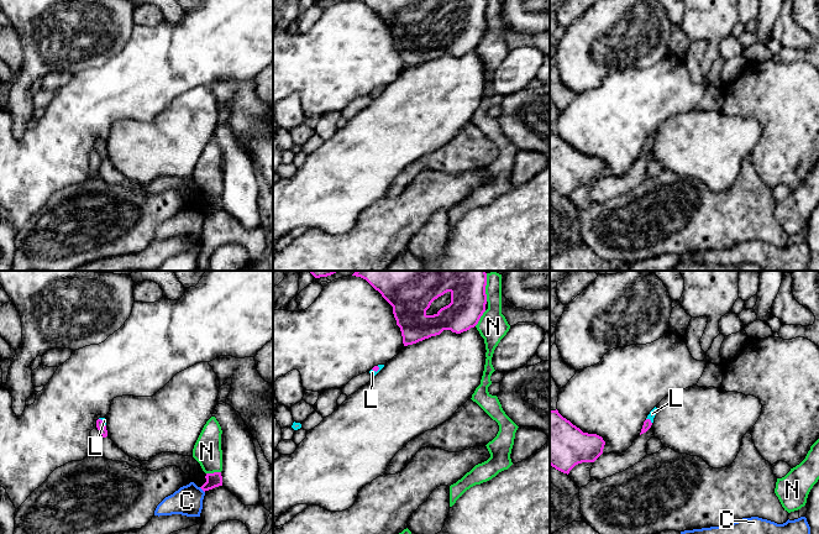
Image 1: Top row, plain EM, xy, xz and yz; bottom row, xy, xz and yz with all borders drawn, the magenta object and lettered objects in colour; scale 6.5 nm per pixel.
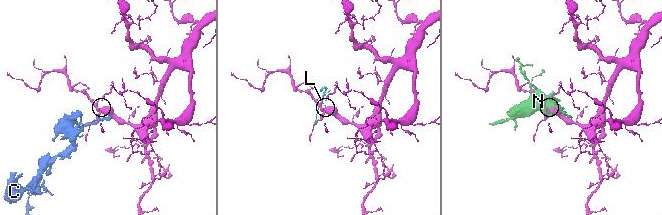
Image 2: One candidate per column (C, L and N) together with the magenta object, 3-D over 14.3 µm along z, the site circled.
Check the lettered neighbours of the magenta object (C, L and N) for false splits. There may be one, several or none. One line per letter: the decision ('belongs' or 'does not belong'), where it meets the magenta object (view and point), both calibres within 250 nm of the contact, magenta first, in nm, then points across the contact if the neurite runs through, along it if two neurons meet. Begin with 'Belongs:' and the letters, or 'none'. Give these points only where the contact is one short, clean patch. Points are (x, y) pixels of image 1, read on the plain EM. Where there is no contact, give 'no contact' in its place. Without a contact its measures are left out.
Belongs: L
C: does not belong | xy (201, 211) | 100/190 nm | along xy (199, 210), (204, 215)
L: belongs | xz (376, 94) | 40/40 nm | across xz (376, 92), (376, 94), (372, 95)
N: does not belong | xz (479, 41) | 240/190 nm

